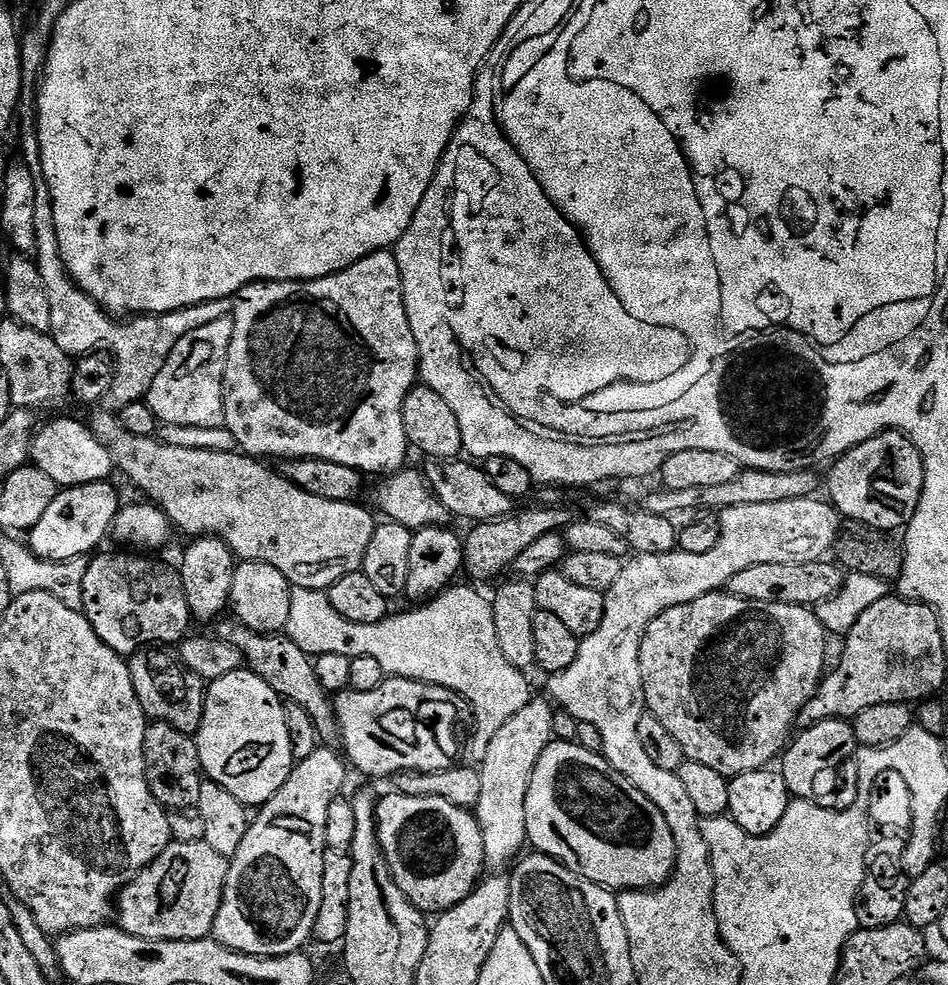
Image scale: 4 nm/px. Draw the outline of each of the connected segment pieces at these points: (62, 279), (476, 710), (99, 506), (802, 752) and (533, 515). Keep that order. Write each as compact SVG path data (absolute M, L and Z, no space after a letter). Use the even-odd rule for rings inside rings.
M40 178L36 181L36 201L34 202L34 234L36 250L34 259L42 270L50 294L51 337L67 356L79 358L103 350L111 354L115 366L114 383L107 395L105 405L119 410L136 401L144 400L153 385L154 378L161 373L162 366L170 351L186 334L207 326L217 318L231 316L234 307L231 299L215 300L199 304L197 308L183 308L168 313L142 314L127 320L114 319L90 298L72 280L72 275L62 262L62 250L58 246L58 234L54 226L54 210L50 190Z
M449 586L440 593L439 596L429 599L423 606L416 606L413 612L400 612L397 614L389 614L382 622L374 622L370 626L362 626L358 622L346 622L346 618L342 618L342 614L338 614L338 610L334 610L334 606L330 606L330 598L327 591L317 590L315 588L296 588L292 594L292 605L290 606L290 618L288 619L288 627L286 634L307 656L313 658L322 654L342 654L343 656L365 656L366 658L374 658L382 666L385 674L392 678L402 680L421 680L423 684L437 684L446 690L456 692L461 698L468 702L470 716L476 719L476 737L472 740L472 756L473 761L479 762L486 758L486 749L490 747L490 738L494 738L494 734L498 734L498 730L502 730L502 726L506 726L506 722L510 722L510 718L514 714L518 714L518 710L522 710L522 706L531 704L534 699L534 693L528 689L528 680L521 669L510 666L506 662L506 657L502 654L502 646L498 646L498 630L494 630L494 614L492 613L491 599L480 592L475 592L472 588L456 588L457 586Z
M108 482L83 484L57 491L38 526L27 533L26 543L32 553L43 560L79 560L95 553L99 544L109 539L112 524L122 507L122 499L110 485Z
M823 720L803 729L785 747L778 764L780 777L786 782L791 797L812 802L812 796L826 796L832 788L832 774L845 767L858 752L856 735L848 720ZM797 739L797 740L796 740ZM796 740L796 741L795 741ZM784 760L784 761L783 761Z
M535 506L513 511L511 516L501 520L486 520L475 525L476 528L464 540L464 568L476 580L492 580L499 572L508 572L512 563L527 550L542 534L560 532L573 523L574 515L565 506Z

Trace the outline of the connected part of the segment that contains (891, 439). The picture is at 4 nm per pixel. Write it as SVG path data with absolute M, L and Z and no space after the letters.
M879 432L874 438L870 438L858 446L854 446L845 456L839 457L839 459L831 465L831 468L832 473L826 476L826 492L828 488L826 496L832 507L840 513L845 521L865 524L871 528L876 528L880 532L892 534L895 533L895 528L897 528L897 530L903 529L914 518L914 510L918 510L918 502L924 497L924 463L918 454L918 450L904 437L903 432Z

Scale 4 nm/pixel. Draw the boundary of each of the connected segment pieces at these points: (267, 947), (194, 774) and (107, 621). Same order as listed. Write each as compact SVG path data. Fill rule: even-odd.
M319 747L308 758L299 761L292 770L290 778L286 778L286 782L282 786L282 790L278 790L278 794L274 794L274 798L270 798L259 809L260 812L255 813L254 819L249 823L246 830L246 838L242 838L242 846L238 846L236 855L231 857L228 866L228 877L226 878L226 886L222 894L222 906L218 910L218 918L214 918L214 926L211 935L222 946L226 946L235 952L242 954L250 954L251 956L285 956L291 952L299 952L305 946L307 940L313 939L312 931L314 930L314 922L318 918L318 910L322 906L322 866L324 865L324 854L328 848L326 842L326 814L330 810L330 802L334 802L341 795L340 792L344 788L344 774L348 771L347 765L343 757L335 749Z
M161 720L149 723L144 743L144 777L159 804L168 810L192 810L198 802L205 775L200 767L198 746L193 737L174 730Z
M99 553L89 561L83 579L84 615L106 645L125 658L135 655L141 648L178 644L189 633L188 626L192 624L189 603L186 602L179 571L173 565L170 567L156 560L138 558L136 556L139 555L125 553Z

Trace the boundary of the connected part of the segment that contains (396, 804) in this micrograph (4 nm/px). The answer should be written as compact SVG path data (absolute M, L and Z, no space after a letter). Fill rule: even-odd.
M391 795L379 797L376 833L398 890L425 914L439 914L458 906L486 872L480 823L469 809L454 806L446 798Z

